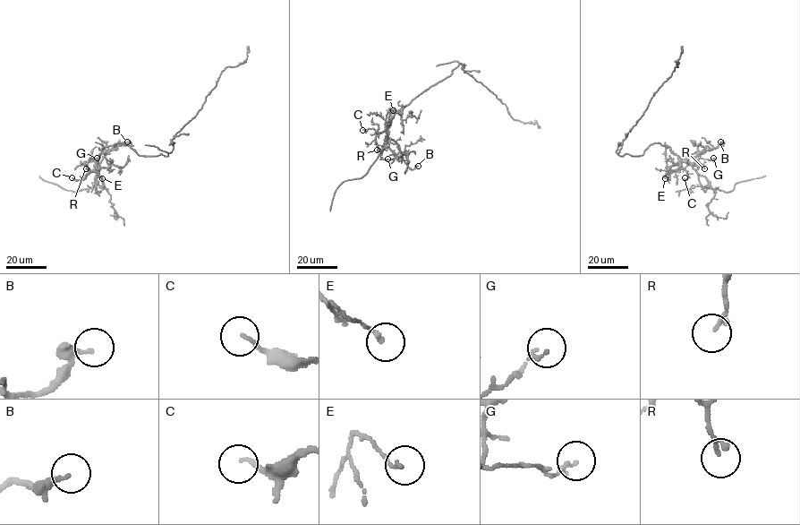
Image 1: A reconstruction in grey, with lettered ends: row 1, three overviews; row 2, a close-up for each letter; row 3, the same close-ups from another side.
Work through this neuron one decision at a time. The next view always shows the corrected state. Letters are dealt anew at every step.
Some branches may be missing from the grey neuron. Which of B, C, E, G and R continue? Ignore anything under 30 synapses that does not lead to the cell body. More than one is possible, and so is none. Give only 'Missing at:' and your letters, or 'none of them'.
Missing at: none of them

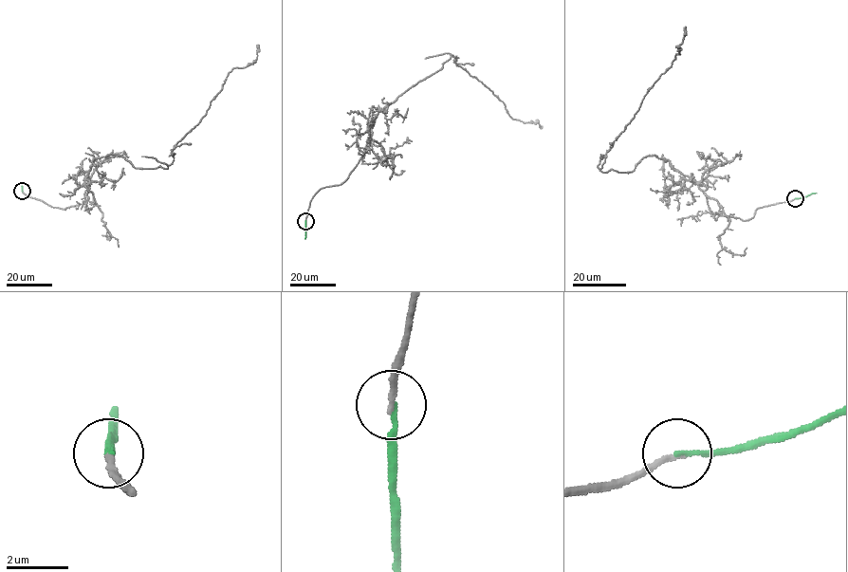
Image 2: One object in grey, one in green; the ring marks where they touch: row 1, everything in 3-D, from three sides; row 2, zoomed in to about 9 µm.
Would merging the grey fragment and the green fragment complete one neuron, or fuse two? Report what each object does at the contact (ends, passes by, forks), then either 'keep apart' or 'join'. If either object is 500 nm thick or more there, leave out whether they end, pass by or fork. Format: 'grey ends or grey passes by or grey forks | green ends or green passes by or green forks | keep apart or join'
grey ends | green ends | join

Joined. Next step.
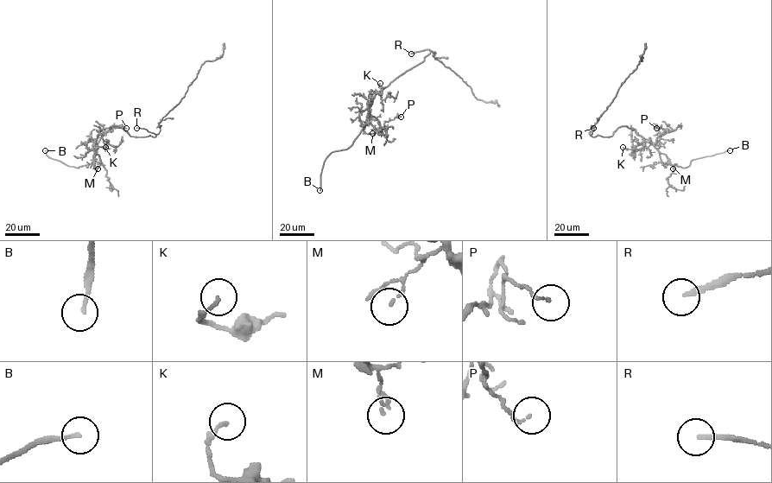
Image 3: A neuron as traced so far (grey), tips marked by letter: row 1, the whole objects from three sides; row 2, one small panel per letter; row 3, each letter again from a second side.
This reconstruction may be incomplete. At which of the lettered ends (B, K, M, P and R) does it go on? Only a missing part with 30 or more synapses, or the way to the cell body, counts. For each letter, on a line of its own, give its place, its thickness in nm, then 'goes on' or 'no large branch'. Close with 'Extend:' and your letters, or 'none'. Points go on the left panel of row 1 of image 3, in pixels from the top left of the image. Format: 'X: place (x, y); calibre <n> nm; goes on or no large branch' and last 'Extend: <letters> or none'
B: place (45, 150); calibre 130 nm; goes on
K: place (105, 147); calibre 120 nm; no large branch
M: place (98, 168); calibre 110 nm; no large branch
P: place (126, 128); calibre 120 nm; no large branch
R: place (136, 128); calibre 180 nm; goes on
Extend: B, R

